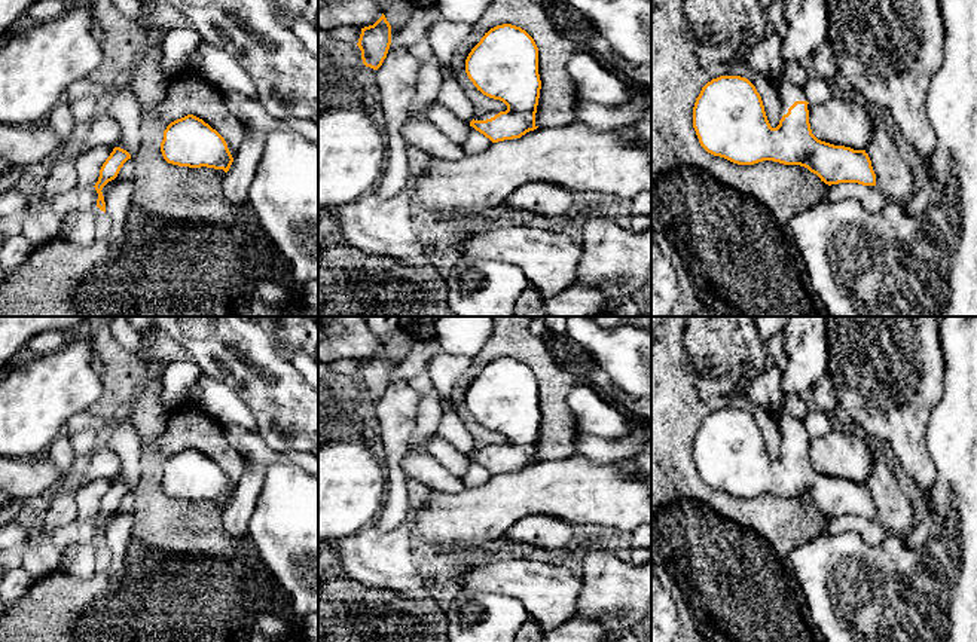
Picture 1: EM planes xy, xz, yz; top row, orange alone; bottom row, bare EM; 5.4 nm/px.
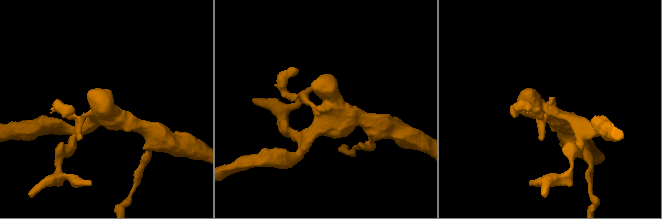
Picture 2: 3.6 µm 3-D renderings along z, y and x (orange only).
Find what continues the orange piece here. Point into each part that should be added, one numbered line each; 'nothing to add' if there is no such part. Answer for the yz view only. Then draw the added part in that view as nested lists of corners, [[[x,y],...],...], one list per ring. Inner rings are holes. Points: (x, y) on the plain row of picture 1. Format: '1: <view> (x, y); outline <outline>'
1: yz (788, 425); outline [[[781,404],[778,409],[773,410],[778,421],[778,428],[781,432],[781,450],[788,446],[788,441],[796,434],[806,434],[806,428],[803,425],[803,421],[794,418],[790,415],[790,412]]]

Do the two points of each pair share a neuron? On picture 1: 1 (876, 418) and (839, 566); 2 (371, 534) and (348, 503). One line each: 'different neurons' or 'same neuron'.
1: different neurons
2: different neurons

